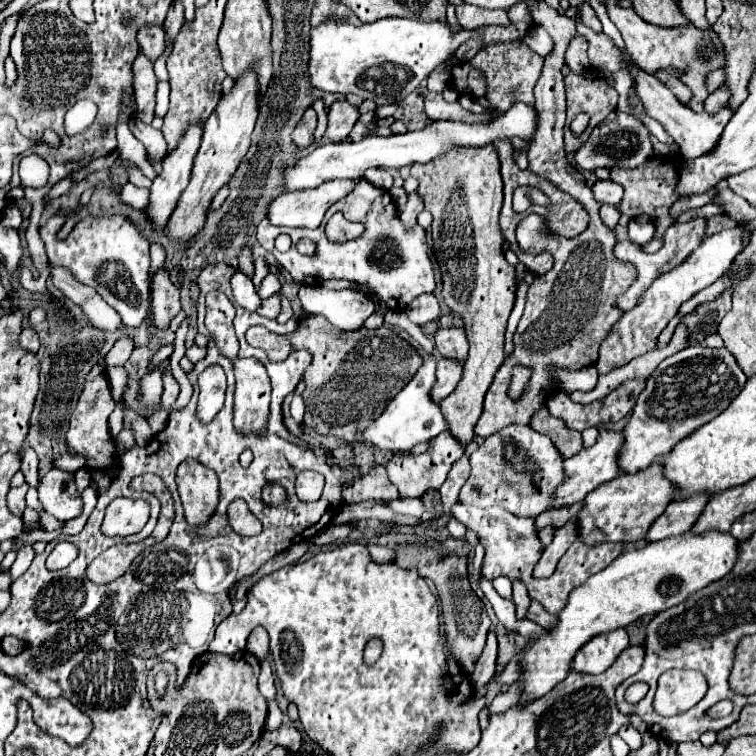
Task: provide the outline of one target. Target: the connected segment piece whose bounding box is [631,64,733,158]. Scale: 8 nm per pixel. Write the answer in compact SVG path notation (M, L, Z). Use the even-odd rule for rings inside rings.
M631 64L631 74L635 78L635 92L645 104L645 112L651 118L655 118L659 124L663 124L663 128L673 136L683 158L699 158L701 154L709 154L709 150L713 150L713 146L717 144L717 138L721 138L721 134L723 134L725 124L733 116L731 110L719 110L717 114L709 114L705 110L693 112L685 104L681 104L661 82L657 82L655 76L637 72L635 64Z

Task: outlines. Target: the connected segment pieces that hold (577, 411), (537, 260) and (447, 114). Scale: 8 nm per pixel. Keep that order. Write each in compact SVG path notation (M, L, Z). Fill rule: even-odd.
M629 380L623 382L619 388L615 388L603 400L585 406L571 402L567 394L553 394L549 412L561 418L569 428L583 432L585 428L621 420L627 412L633 410L635 400L643 388L645 388L645 380Z
M517 250L517 258L521 260L521 264L529 270L529 272L537 272L537 276L543 276L543 274L547 274L553 266L553 260L549 262L549 254L547 252L541 252L541 254L537 254L537 256L531 256L531 254L527 254L527 252L523 252L523 250Z
M428 93L424 100L424 110L432 120L452 119L473 123L489 122L489 118L493 118L493 114L489 114L489 112L475 114L466 111L459 102L448 103L441 93Z

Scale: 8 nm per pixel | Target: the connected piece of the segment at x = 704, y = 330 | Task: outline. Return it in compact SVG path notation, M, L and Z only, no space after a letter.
M733 288L725 290L715 302L701 304L695 312L691 312L689 316L683 318L683 322L687 324L687 328L691 332L691 344L693 346L703 344L705 336L717 332L721 318L731 310L731 292L733 292Z

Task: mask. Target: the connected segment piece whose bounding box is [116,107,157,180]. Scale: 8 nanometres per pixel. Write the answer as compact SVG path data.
M121 107L119 114L119 124L117 126L117 150L120 158L132 161L145 176L154 180L157 173L147 161L147 152L143 144L133 136L128 127L129 116Z

